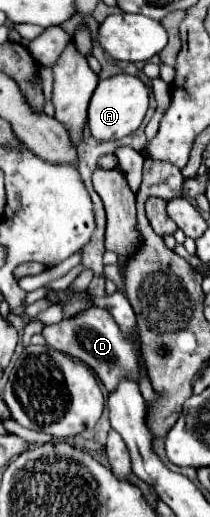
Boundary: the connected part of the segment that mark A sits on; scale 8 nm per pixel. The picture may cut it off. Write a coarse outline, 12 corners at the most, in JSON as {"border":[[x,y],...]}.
{"border":[[116,74],[88,106],[94,140],[120,140],[144,120],[148,90]]}

